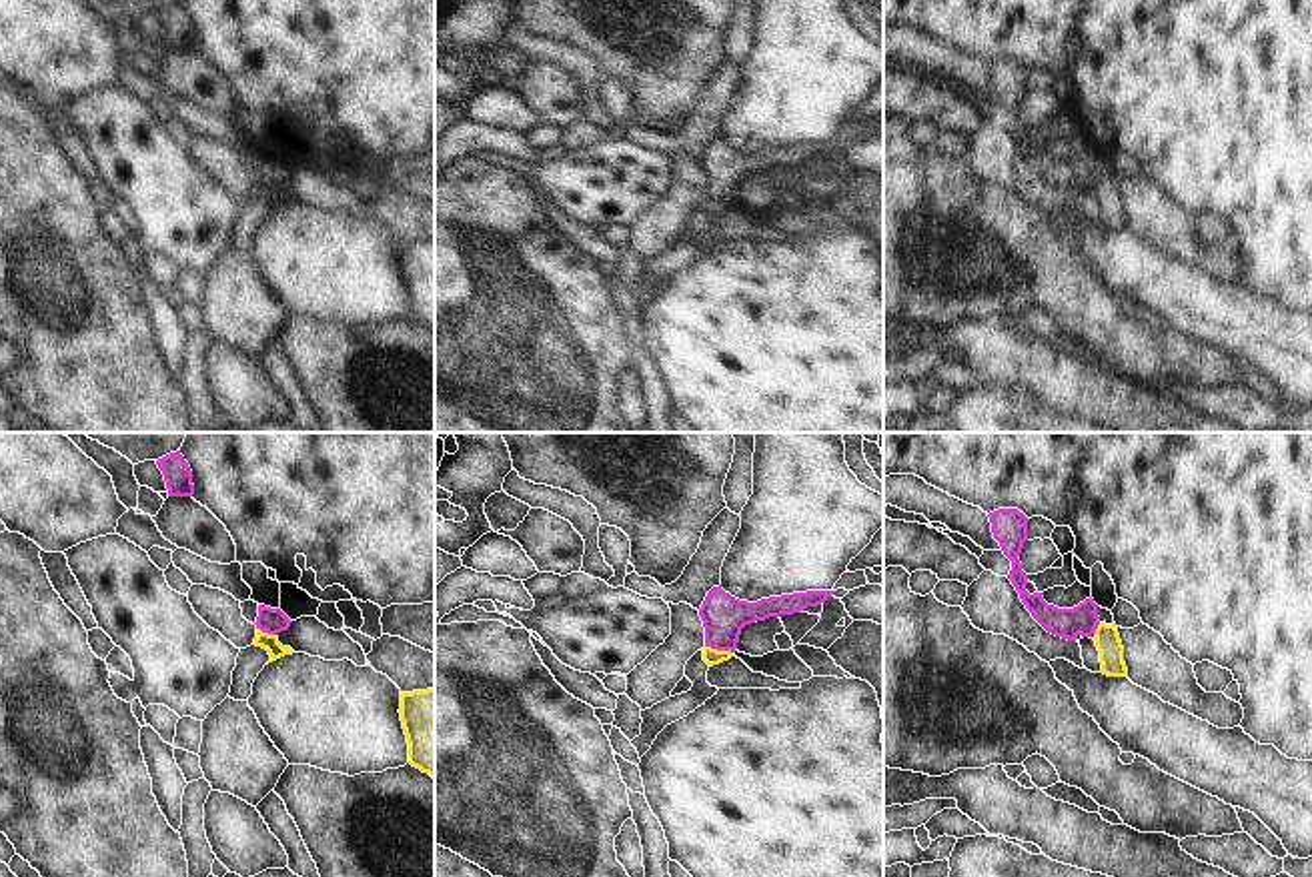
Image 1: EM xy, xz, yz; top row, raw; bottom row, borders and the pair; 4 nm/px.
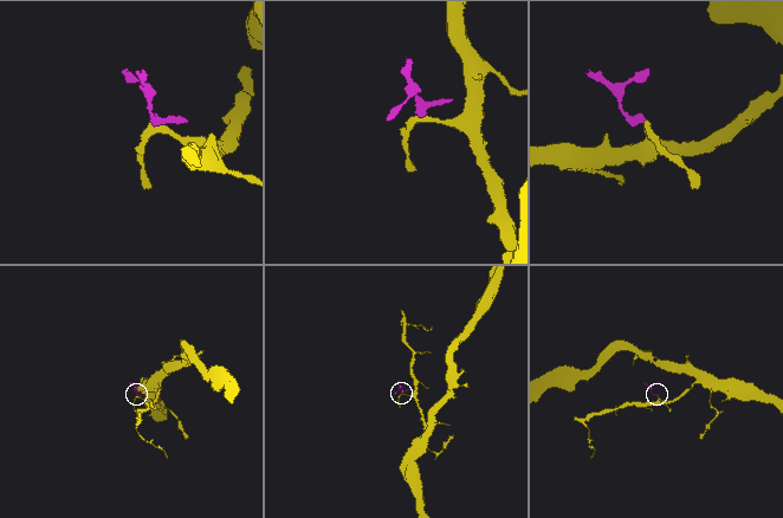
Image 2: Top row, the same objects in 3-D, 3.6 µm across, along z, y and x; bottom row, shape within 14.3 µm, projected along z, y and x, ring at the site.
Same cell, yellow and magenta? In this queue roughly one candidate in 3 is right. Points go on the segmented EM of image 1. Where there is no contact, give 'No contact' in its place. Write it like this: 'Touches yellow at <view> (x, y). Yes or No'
Touches yellow at xz (720, 651). No.

